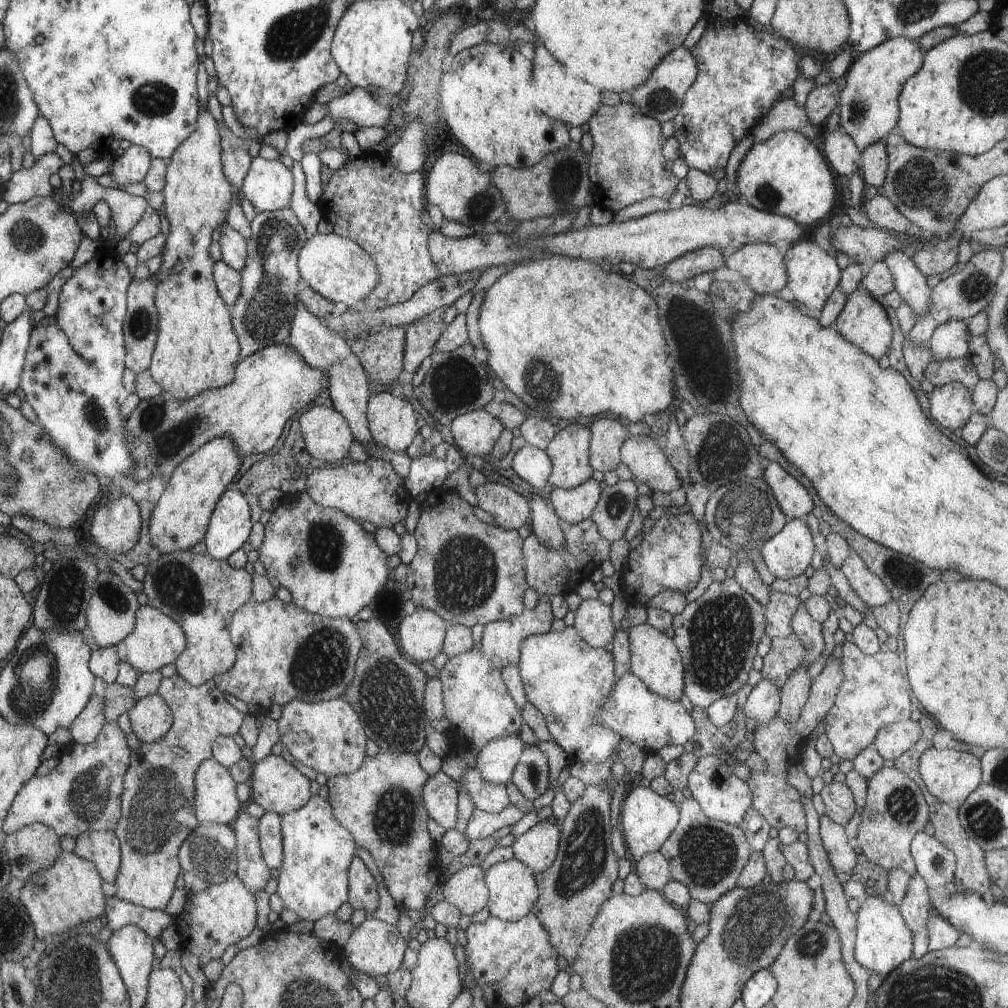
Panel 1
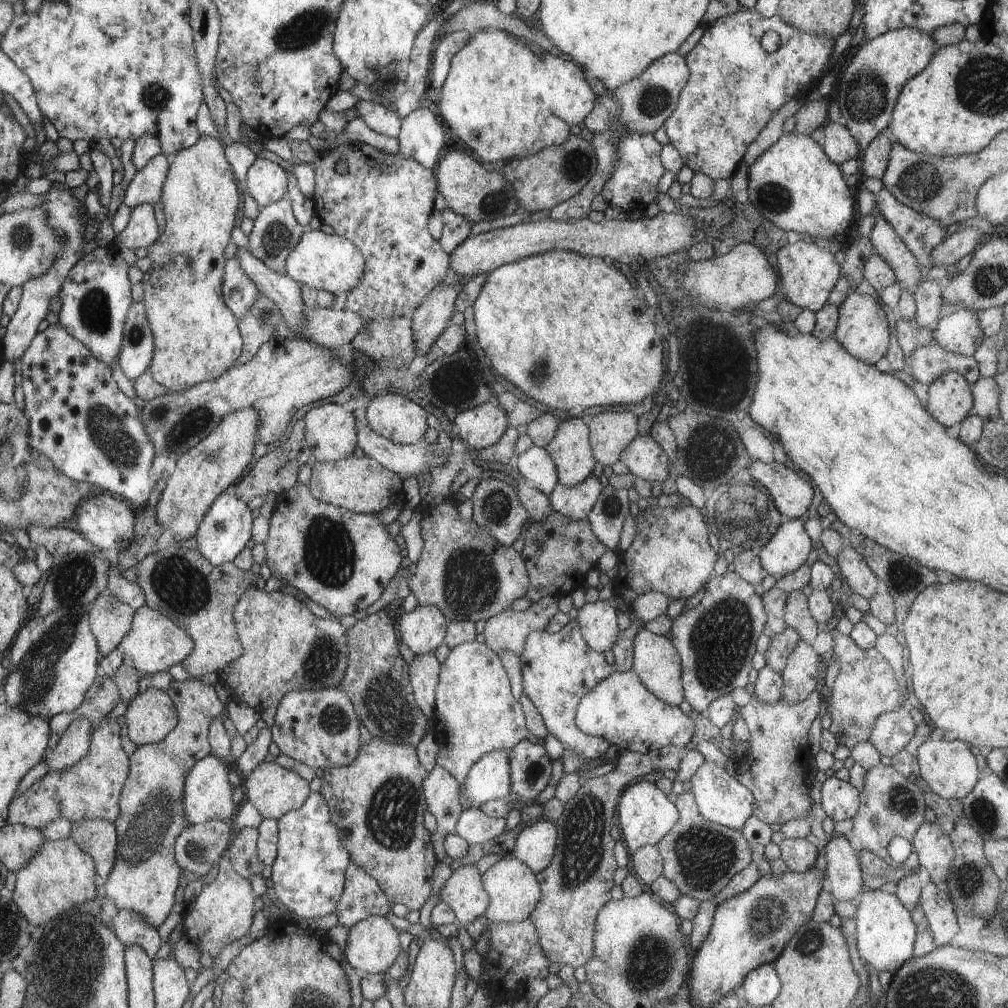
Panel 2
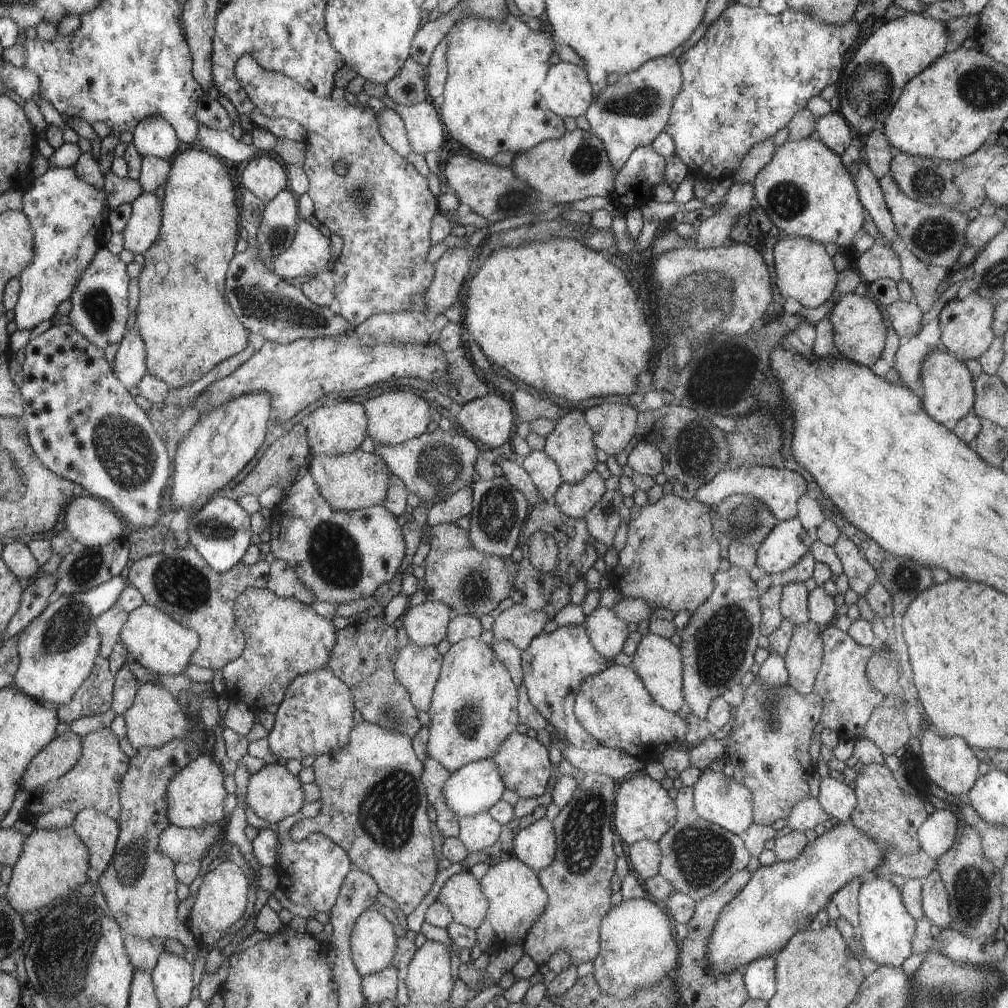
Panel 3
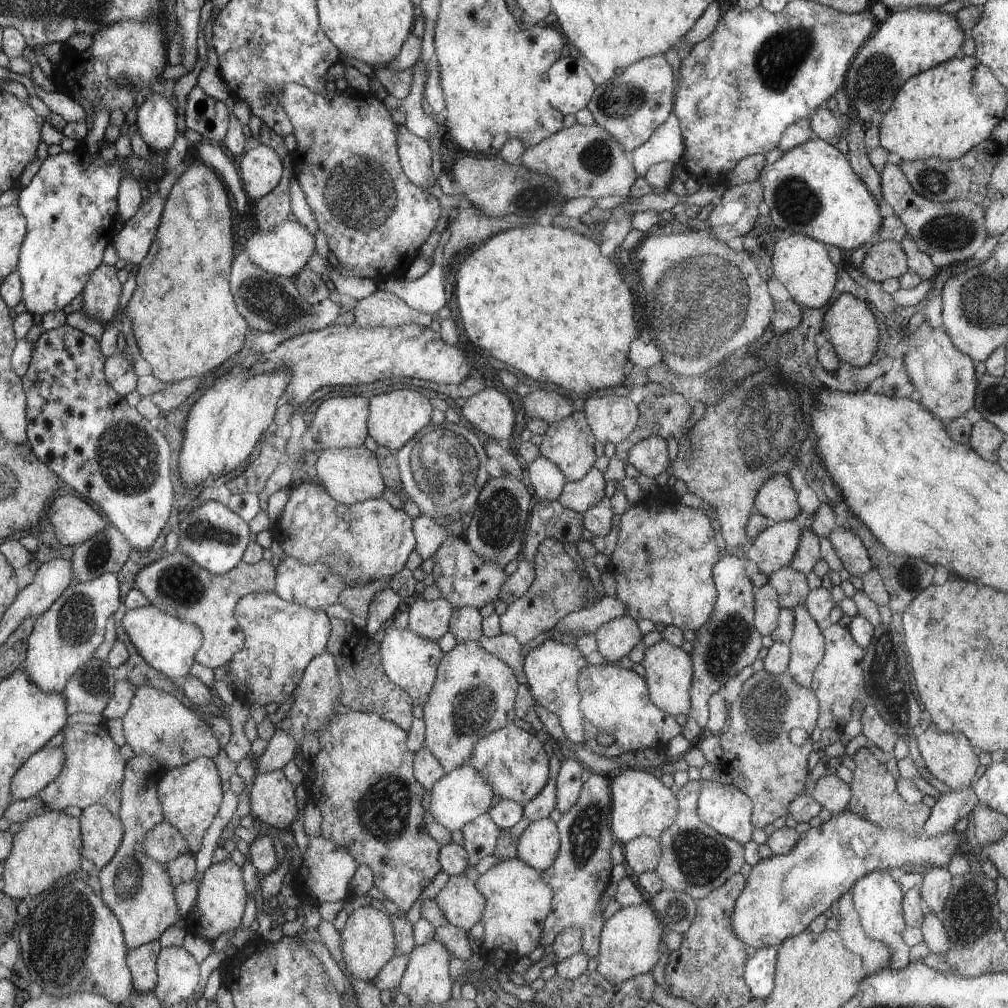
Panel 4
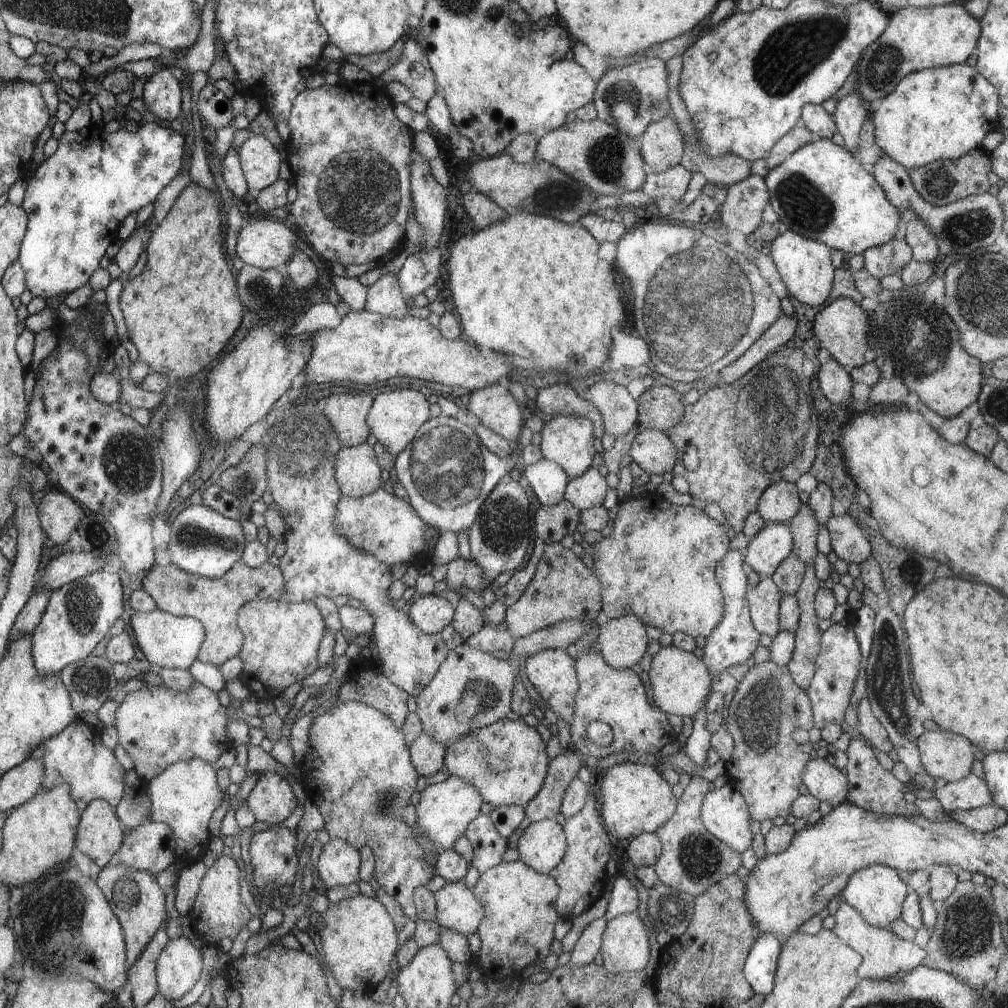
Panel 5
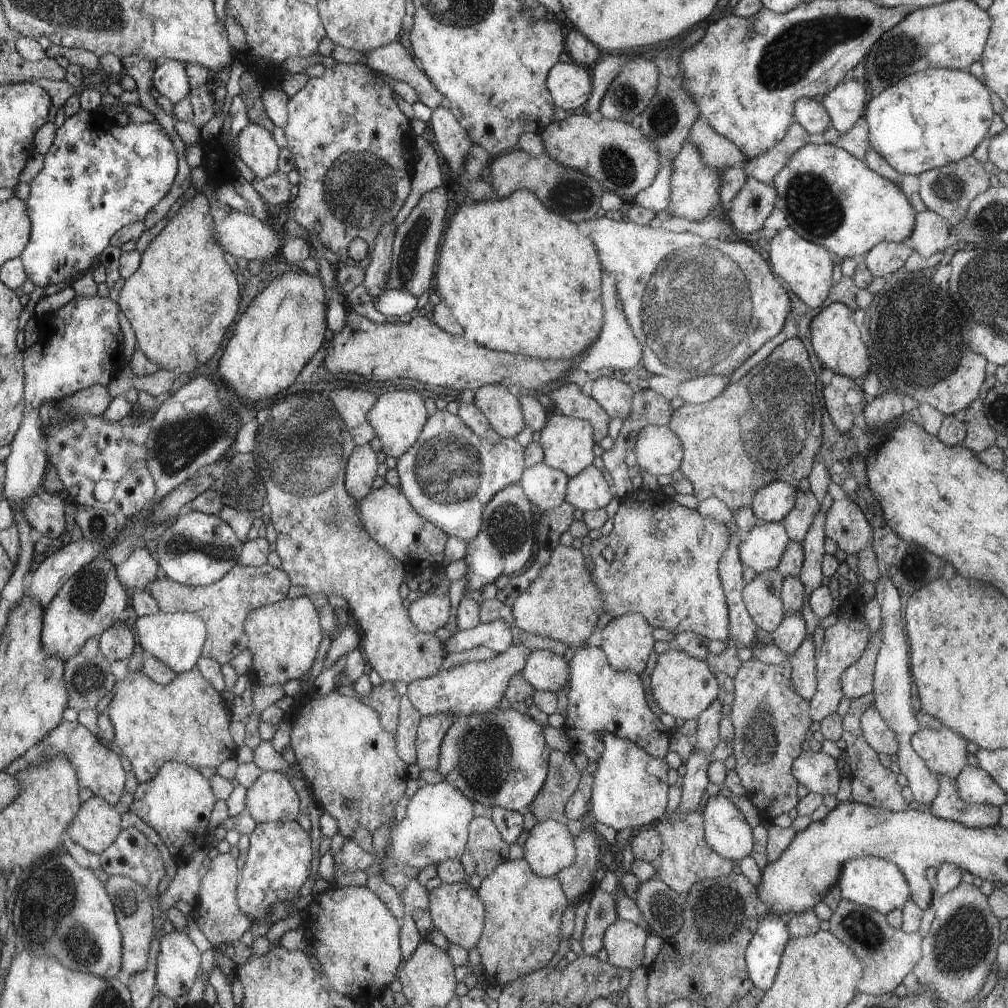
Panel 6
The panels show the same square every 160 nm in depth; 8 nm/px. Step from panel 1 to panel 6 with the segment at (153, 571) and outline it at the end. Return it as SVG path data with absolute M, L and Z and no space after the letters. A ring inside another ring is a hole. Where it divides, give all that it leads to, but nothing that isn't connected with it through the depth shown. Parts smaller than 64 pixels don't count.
M266 563L259 567L238 564L220 580L208 586L192 586L176 582L168 577L156 578L146 588L156 600L160 611L170 613L197 614L207 626L206 642L201 656L225 665L248 648L249 635L244 630L244 622L258 607L284 600L290 590L289 575L282 569Z

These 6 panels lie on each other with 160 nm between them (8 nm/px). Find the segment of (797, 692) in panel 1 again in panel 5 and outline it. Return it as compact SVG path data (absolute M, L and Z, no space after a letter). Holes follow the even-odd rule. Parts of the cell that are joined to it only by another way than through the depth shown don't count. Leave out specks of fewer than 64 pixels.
M812 563L806 564L804 582L795 597L799 606L799 625L795 630L796 645L792 660L787 665L790 674L804 690L810 686L816 672L816 661L821 647L819 618L815 611L815 594L820 588L820 580L814 574Z

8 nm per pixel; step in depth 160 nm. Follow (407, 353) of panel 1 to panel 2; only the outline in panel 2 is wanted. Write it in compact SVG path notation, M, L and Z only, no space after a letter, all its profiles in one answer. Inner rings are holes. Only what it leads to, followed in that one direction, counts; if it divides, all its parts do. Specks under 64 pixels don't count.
M460 279L458 284L451 284L449 286L442 284L442 286L430 292L429 296L425 299L424 304L418 306L418 308L409 315L413 328L416 355L426 354L430 346L438 340L438 337L450 324L450 318L452 318L455 313L454 302L458 293L461 291L461 288L462 284Z

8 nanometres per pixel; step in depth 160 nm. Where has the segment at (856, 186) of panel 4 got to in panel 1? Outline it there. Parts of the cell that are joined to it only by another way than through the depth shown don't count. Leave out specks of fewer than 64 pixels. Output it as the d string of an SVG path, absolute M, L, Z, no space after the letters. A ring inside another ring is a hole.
M780 131L762 142L754 142L738 170L736 191L745 202L758 210L786 215L802 226L814 226L834 210L834 176L824 156L801 132Z

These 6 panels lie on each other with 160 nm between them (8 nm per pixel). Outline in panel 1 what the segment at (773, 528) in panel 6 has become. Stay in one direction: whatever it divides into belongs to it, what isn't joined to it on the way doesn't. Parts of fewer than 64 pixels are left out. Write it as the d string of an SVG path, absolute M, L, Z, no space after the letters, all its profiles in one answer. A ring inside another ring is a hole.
M804 519L789 520L780 532L759 548L759 554L777 579L804 575L814 556L812 532Z

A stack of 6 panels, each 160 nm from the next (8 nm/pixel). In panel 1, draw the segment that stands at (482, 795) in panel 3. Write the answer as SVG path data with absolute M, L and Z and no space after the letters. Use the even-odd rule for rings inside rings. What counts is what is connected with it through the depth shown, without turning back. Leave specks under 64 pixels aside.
M520 734L490 741L477 753L477 767L483 774L482 780L495 785L504 785L513 778L514 766L528 745Z

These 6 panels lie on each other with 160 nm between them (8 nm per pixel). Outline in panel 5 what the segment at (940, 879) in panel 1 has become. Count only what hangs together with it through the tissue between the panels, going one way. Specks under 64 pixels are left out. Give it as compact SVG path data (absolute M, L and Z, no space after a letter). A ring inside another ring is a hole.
M974 773L956 782L941 783L935 793L938 802L942 804L942 812L947 814L955 810L972 810L993 803L986 781Z

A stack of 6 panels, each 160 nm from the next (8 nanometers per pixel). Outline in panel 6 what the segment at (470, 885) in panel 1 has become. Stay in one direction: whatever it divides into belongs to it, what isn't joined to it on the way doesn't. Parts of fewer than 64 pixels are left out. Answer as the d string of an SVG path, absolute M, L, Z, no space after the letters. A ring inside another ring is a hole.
M468 882L442 883L440 887L429 892L429 897L430 904L427 911L430 913L435 928L442 932L450 943L460 944L468 951L475 948L483 931L487 908Z

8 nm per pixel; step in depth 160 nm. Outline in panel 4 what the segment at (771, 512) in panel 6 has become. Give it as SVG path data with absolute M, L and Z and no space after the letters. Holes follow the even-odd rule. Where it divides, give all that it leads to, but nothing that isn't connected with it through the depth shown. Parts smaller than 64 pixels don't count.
M773 474L761 486L756 498L756 512L776 523L799 519L797 492L787 474Z

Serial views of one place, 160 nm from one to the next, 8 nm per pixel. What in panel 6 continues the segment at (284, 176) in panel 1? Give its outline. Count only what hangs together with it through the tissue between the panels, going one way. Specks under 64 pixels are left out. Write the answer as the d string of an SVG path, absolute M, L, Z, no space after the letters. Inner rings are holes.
M250 122L238 136L237 155L254 172L255 178L268 178L278 170L280 148L272 140L270 133Z

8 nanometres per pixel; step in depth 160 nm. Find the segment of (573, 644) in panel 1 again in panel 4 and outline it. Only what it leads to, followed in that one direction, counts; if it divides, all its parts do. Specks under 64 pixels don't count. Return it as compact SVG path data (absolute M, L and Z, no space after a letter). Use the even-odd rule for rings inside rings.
M550 639L531 649L523 662L526 685L535 702L558 716L560 726L570 742L583 745L587 741L585 715L582 714L581 708L578 708L580 696L578 696L579 684L576 684L576 680L580 680L580 674L586 667L588 662L578 648L570 648Z

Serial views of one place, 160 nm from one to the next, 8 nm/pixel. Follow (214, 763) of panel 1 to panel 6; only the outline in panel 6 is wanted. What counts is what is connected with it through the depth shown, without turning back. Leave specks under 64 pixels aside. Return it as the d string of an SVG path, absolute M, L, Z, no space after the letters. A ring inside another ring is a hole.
M170 761L162 765L152 781L140 783L129 810L156 830L173 853L188 854L182 850L182 846L190 843L192 848L188 850L194 854L196 849L203 849L210 842L210 812L215 804L216 798L210 782L196 768L190 768L186 763Z

